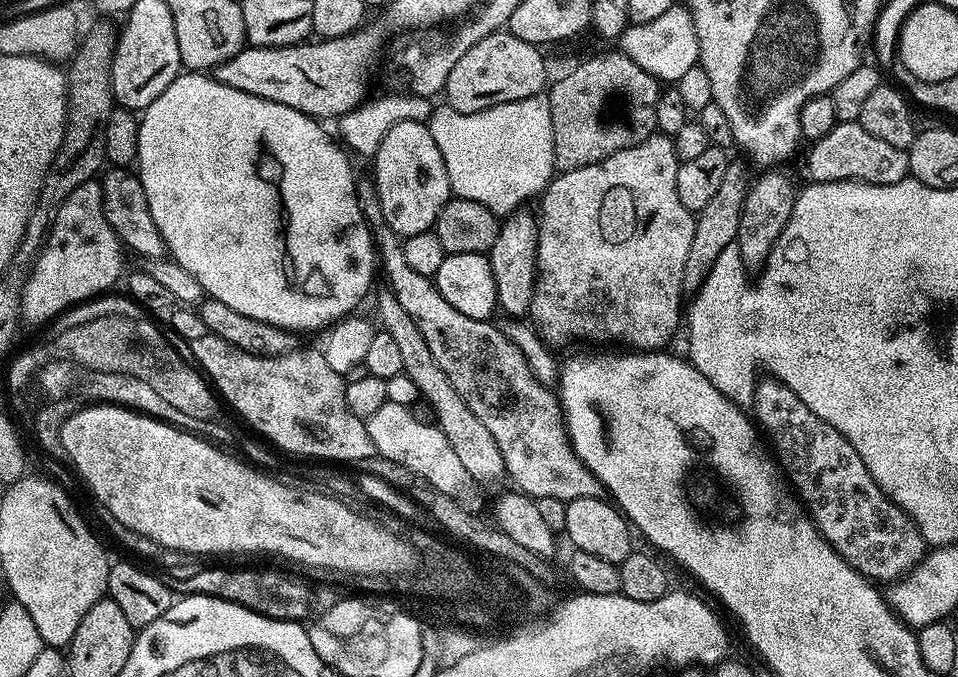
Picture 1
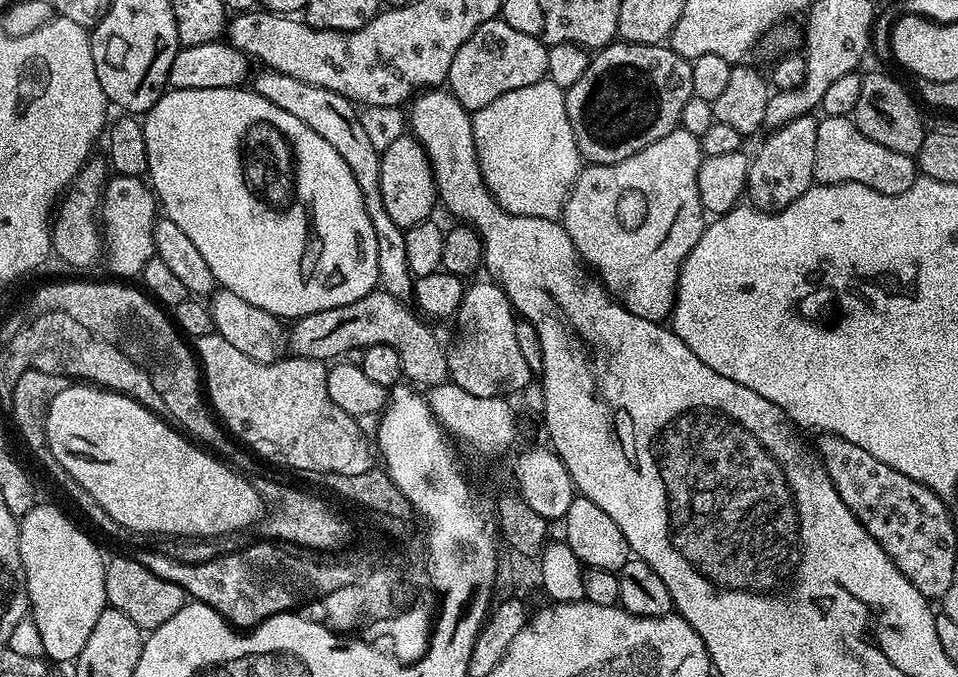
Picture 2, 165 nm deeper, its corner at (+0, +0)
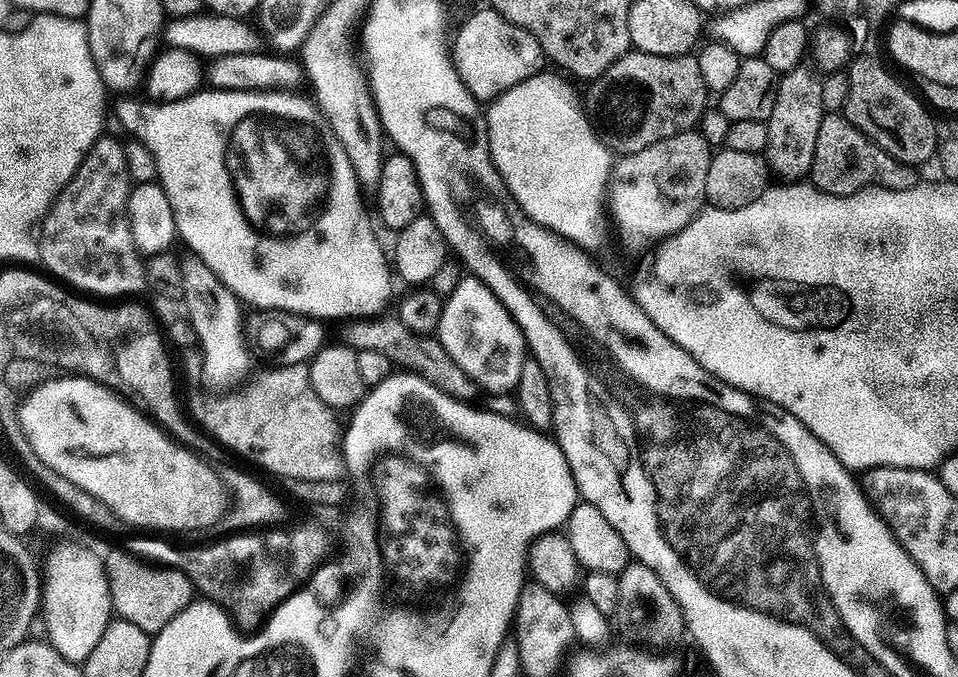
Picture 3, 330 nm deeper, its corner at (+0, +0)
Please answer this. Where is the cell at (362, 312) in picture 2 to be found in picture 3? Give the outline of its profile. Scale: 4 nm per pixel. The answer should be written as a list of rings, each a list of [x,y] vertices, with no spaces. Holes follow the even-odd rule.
[[[379,316],[375,318],[356,318],[347,324],[348,332],[351,335],[347,337],[349,347],[357,351],[362,349],[378,350],[384,352],[393,362],[393,365],[402,367],[420,373],[435,380],[441,385],[444,392],[448,392],[457,400],[475,401],[478,392],[481,393],[480,384],[475,379],[469,377],[454,358],[450,358],[445,348],[441,346],[439,339],[432,336],[419,336],[411,332],[406,325],[399,320],[399,317]]]

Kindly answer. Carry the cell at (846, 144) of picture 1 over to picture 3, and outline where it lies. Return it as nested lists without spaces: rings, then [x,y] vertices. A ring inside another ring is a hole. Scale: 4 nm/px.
[[[825,115],[822,126],[818,126],[818,142],[814,145],[814,162],[812,163],[810,180],[822,192],[829,192],[835,196],[852,196],[855,192],[861,192],[863,188],[873,186],[890,190],[910,190],[918,183],[916,172],[917,169],[913,165],[898,162],[893,156],[886,154],[886,150],[873,144],[870,138],[866,138],[857,128],[849,124],[843,115]]]

